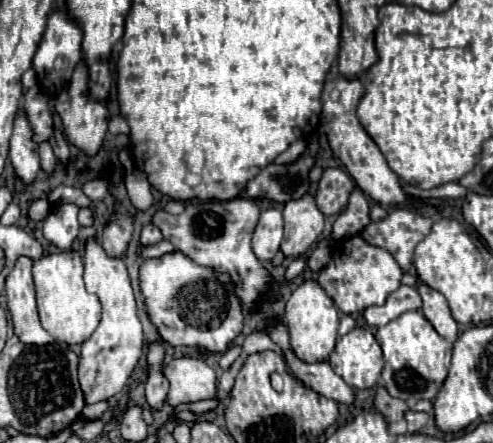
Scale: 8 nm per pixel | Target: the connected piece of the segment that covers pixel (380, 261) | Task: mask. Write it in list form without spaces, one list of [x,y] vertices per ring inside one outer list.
[[[361,236],[345,238],[331,250],[331,262],[319,272],[317,282],[333,298],[335,306],[345,314],[359,314],[369,306],[383,304],[389,294],[401,286],[401,268],[395,258],[377,246],[367,244]]]

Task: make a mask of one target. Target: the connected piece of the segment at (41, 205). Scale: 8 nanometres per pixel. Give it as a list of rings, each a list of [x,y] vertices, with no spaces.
[[[35,200],[35,202],[29,206],[29,212],[27,212],[27,214],[29,214],[29,218],[31,218],[33,222],[41,222],[41,220],[47,218],[49,210],[51,210],[51,206],[49,206],[47,200]]]

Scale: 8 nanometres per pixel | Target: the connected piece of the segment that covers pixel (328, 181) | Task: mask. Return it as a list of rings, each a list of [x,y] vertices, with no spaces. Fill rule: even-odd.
[[[327,168],[323,178],[319,180],[315,202],[325,216],[339,214],[347,206],[351,190],[353,190],[353,180],[347,172],[339,168]]]

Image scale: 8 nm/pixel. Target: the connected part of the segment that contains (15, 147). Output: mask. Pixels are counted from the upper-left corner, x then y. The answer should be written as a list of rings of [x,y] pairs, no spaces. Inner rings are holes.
[[[25,116],[15,118],[13,136],[9,142],[9,160],[13,164],[15,176],[23,184],[33,184],[37,172],[39,172],[39,156],[37,156],[37,144],[31,140],[33,132]]]

